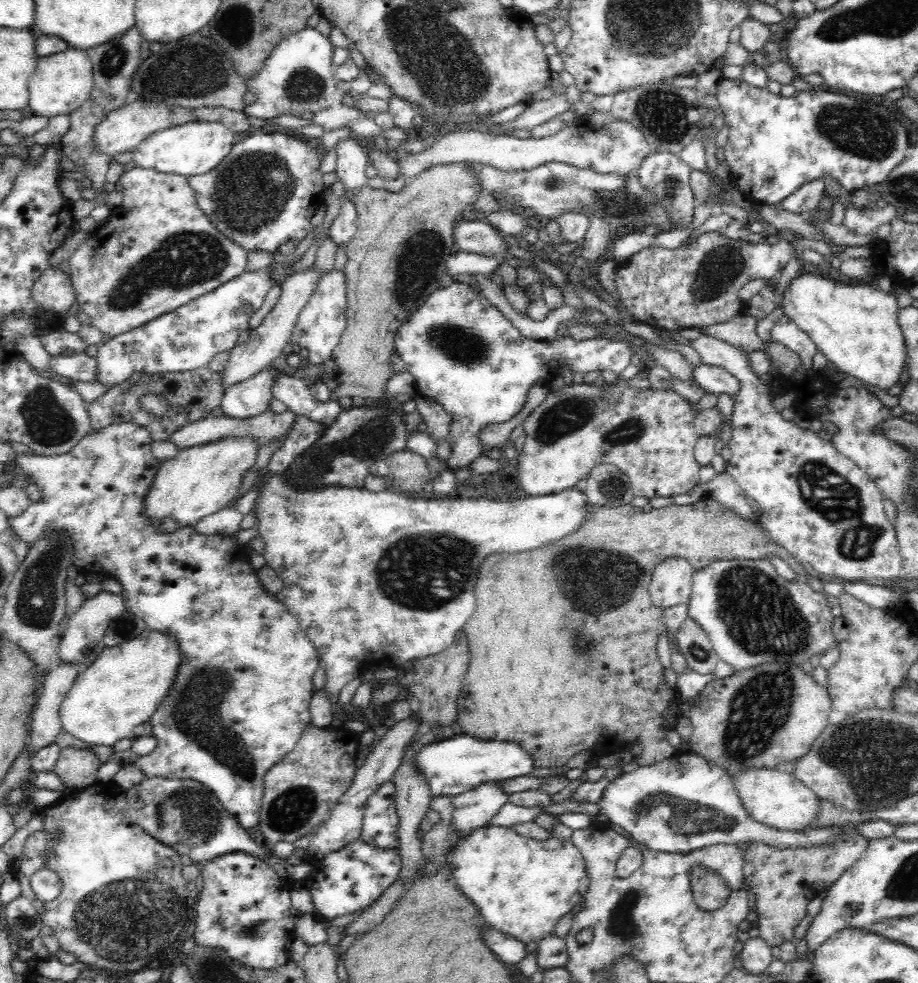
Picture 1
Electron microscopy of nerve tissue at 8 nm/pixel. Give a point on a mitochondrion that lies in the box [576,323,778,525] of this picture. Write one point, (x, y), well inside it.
(628, 432)

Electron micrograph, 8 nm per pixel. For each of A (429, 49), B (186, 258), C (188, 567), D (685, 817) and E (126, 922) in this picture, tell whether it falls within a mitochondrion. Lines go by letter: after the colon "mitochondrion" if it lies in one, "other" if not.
A: mitochondrion
B: mitochondrion
C: other
D: mitochondrion
E: mitochondrion

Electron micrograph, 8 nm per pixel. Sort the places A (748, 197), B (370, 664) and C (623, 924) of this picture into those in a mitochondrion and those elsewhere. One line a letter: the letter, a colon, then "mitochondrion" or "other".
A: other
B: other
C: mitochondrion

